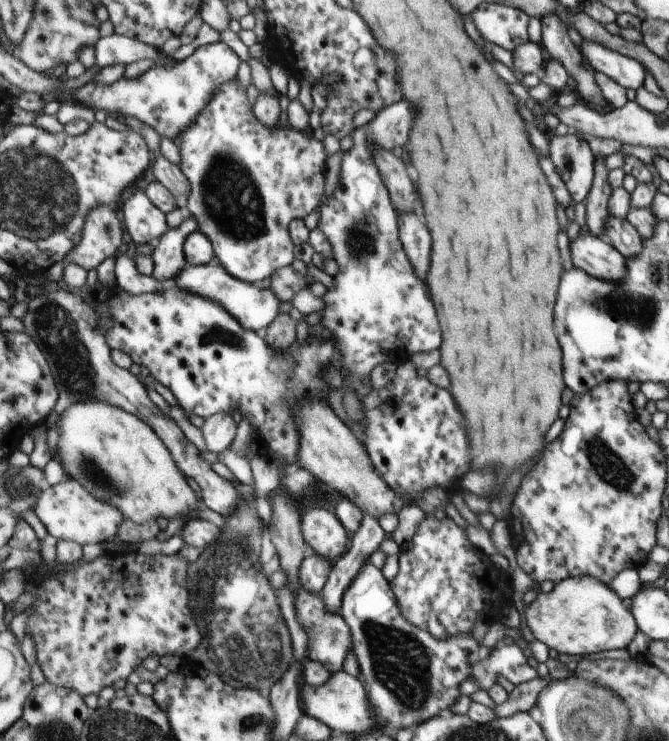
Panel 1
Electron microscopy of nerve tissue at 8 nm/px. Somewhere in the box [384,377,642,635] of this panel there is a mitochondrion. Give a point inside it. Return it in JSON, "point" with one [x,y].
{"point":[610,468]}

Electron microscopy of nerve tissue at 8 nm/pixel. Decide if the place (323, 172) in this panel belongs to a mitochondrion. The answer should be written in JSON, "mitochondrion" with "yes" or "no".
{"mitochondrion":"no"}

